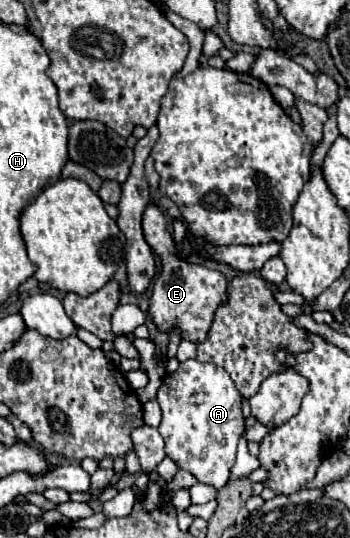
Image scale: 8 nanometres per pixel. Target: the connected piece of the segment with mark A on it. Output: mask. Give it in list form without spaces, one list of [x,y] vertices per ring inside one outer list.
[[[198,360],[180,362],[176,372],[162,378],[156,400],[162,408],[158,432],[166,442],[166,456],[182,470],[194,474],[198,482],[216,488],[226,486],[236,460],[236,444],[244,432],[242,396],[228,372],[216,364]]]

